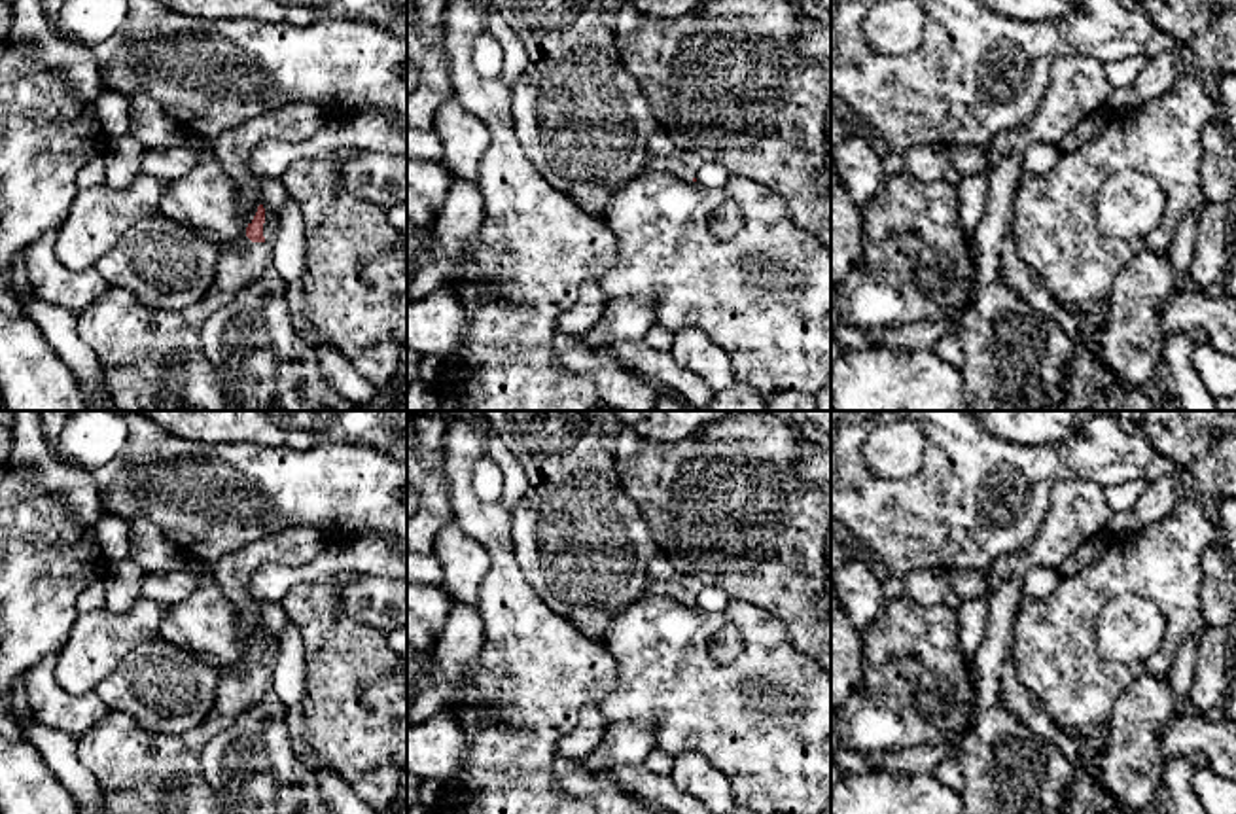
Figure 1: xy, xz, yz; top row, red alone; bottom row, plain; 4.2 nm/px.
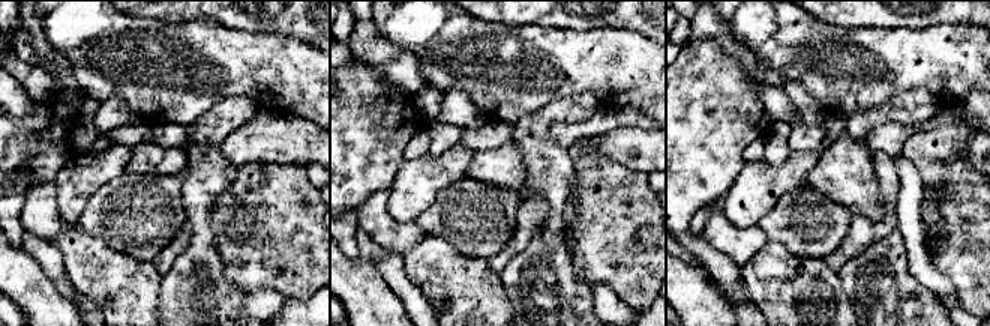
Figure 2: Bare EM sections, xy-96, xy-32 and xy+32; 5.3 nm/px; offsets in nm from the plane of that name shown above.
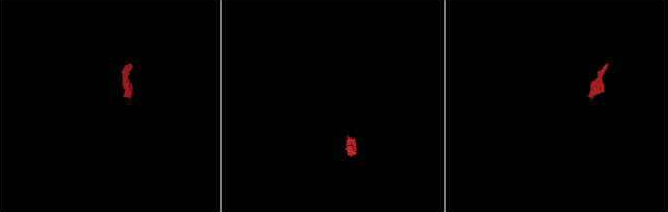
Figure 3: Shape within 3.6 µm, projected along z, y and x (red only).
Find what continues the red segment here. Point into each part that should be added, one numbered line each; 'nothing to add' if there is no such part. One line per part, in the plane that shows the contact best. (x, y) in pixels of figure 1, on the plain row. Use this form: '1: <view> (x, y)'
1: xy (245, 686)

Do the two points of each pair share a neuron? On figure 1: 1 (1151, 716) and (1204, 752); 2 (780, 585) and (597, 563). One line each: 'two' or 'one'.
1: two
2: two

